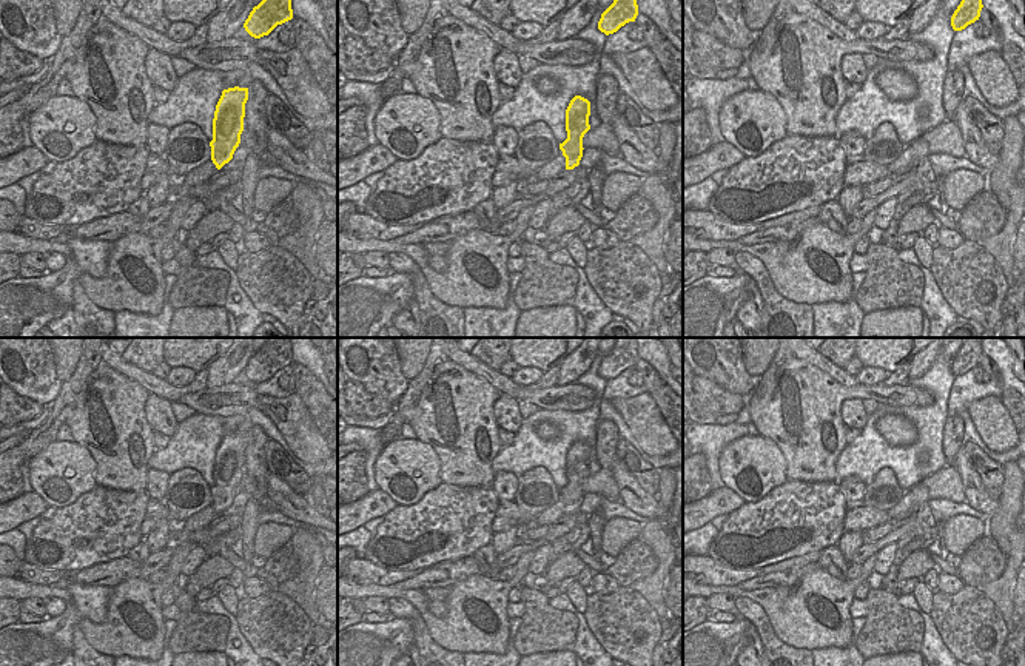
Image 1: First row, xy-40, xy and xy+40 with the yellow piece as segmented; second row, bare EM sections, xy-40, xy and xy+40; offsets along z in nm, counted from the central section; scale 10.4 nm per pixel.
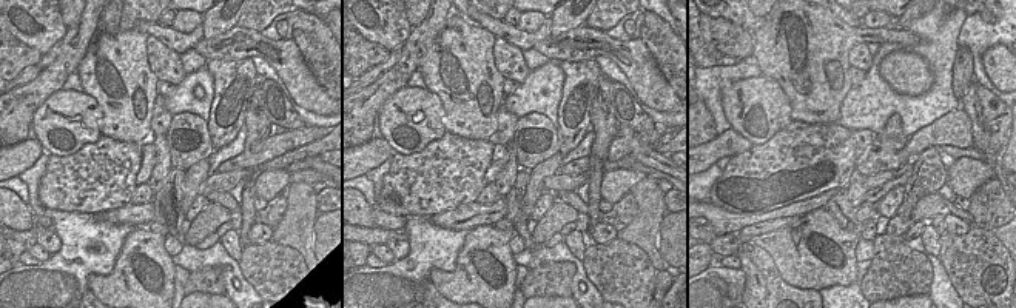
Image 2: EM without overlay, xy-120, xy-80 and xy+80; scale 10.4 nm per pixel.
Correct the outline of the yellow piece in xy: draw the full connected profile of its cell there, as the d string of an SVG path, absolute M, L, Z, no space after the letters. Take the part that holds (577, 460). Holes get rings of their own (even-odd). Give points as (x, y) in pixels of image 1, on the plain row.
M575 441L566 455L566 476L567 484L560 489L560 495L566 503L566 515L575 515L575 527L552 541L552 550L549 563L553 563L558 557L569 550L578 550L590 536L587 524L587 515L580 510L583 503L583 483L590 475L589 470L590 447L581 441Z

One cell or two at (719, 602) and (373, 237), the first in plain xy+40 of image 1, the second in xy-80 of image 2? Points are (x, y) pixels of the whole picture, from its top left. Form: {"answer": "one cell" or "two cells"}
{"answer": "two cells"}

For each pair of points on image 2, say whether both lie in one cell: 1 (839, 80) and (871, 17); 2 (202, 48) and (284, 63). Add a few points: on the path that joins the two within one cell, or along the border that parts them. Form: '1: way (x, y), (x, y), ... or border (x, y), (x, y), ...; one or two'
1: border (862, 23), (867, 26), (888, 26); two
2: way (222, 51), (259, 53), (264, 57); one

